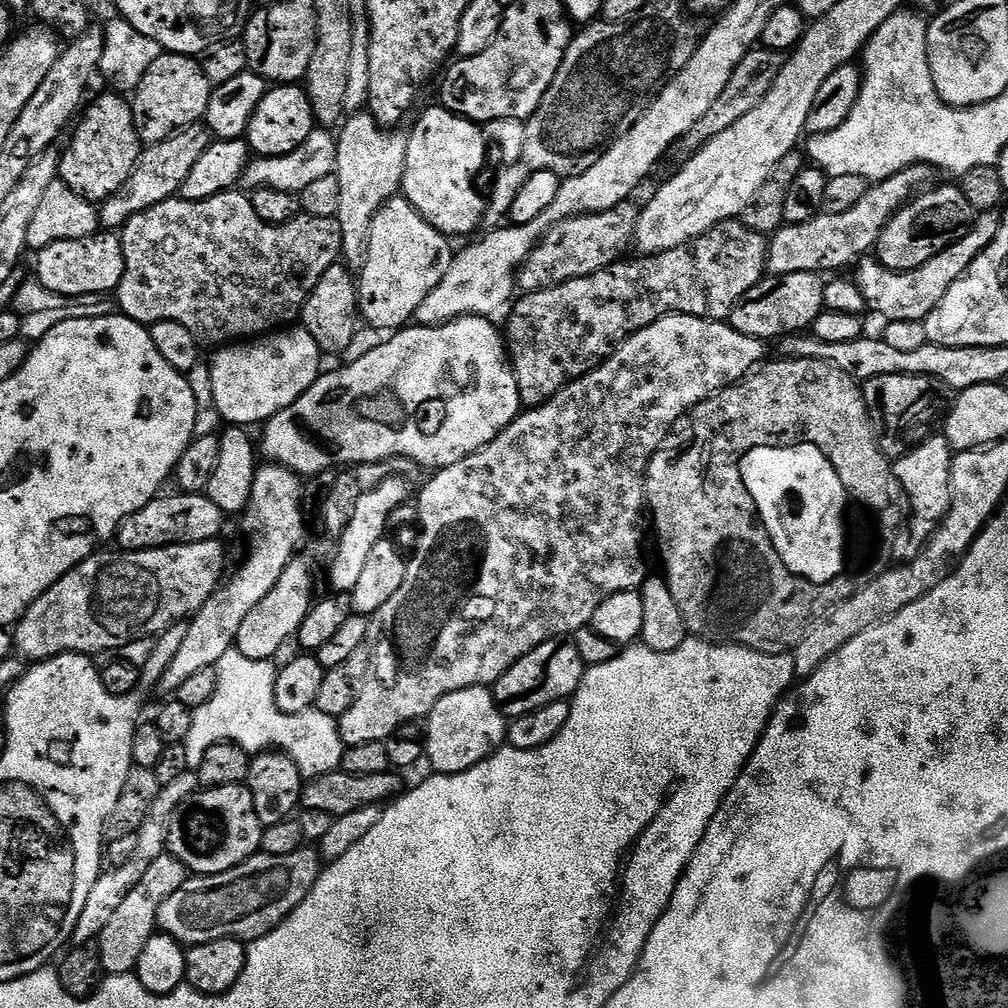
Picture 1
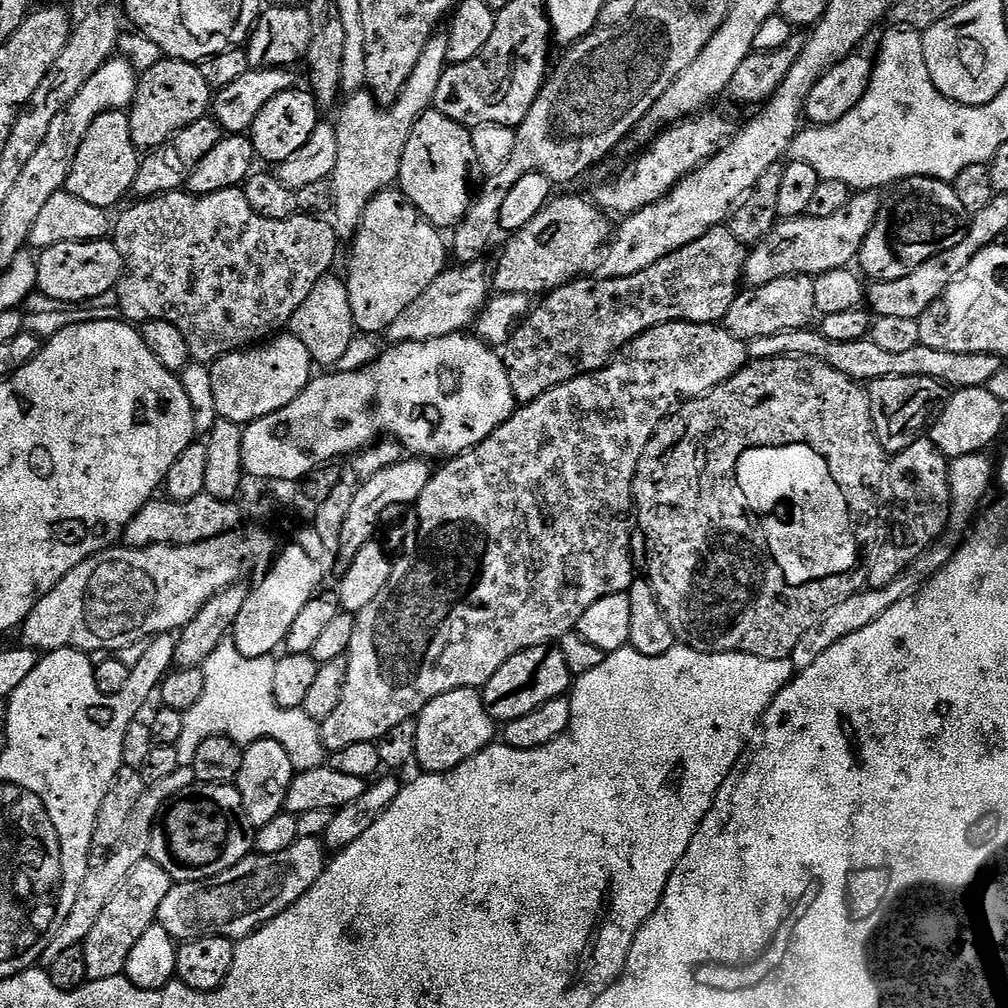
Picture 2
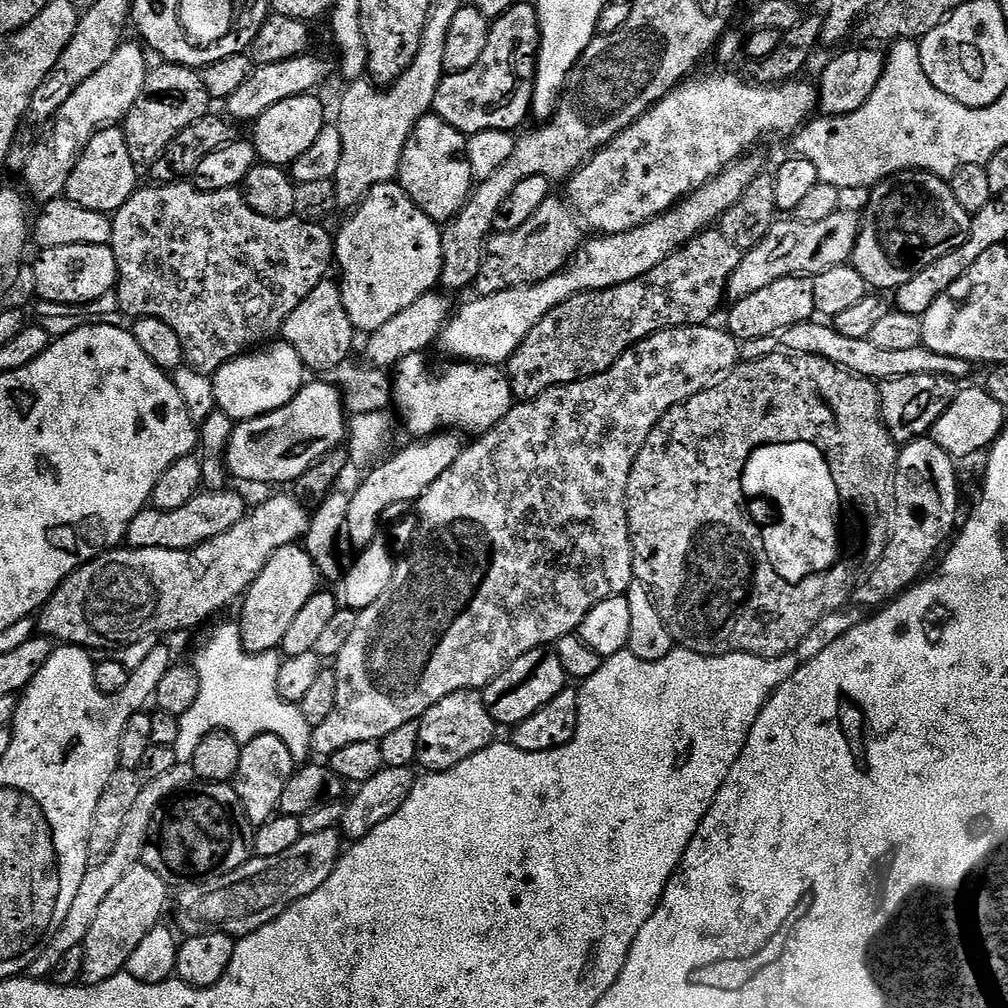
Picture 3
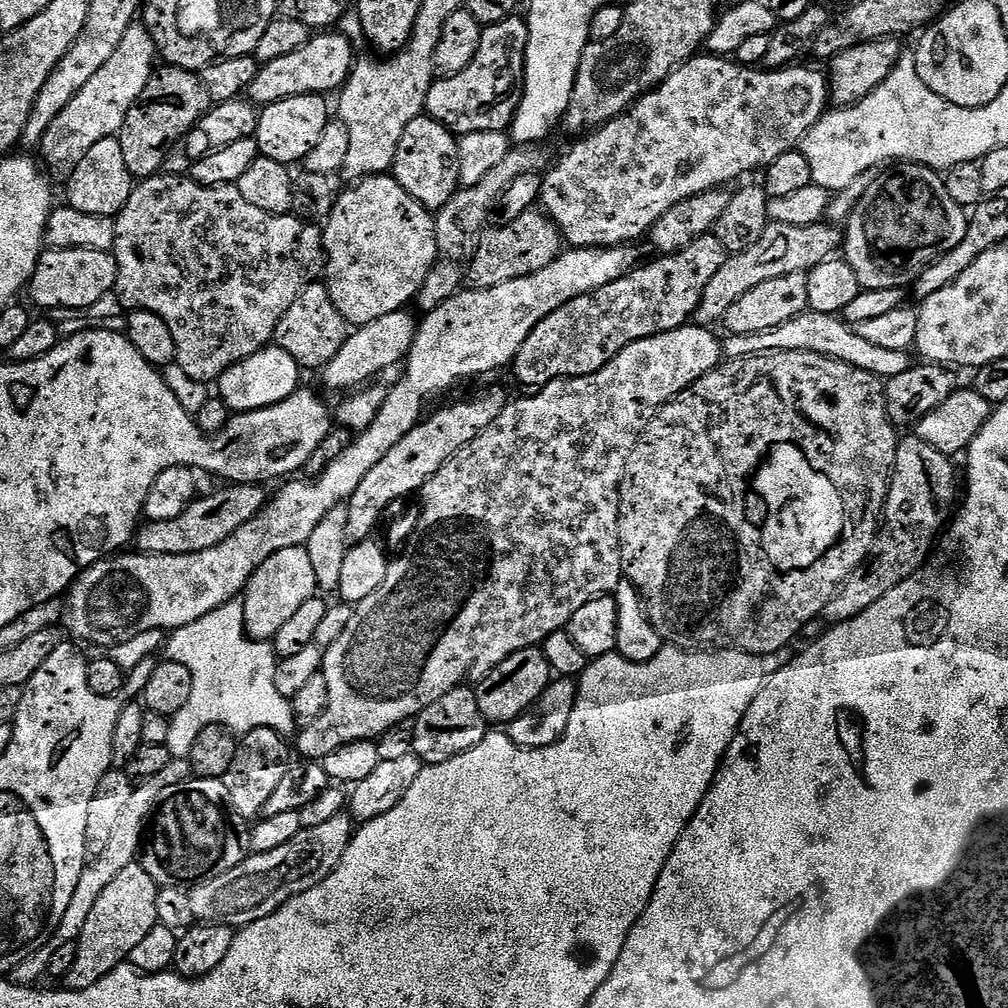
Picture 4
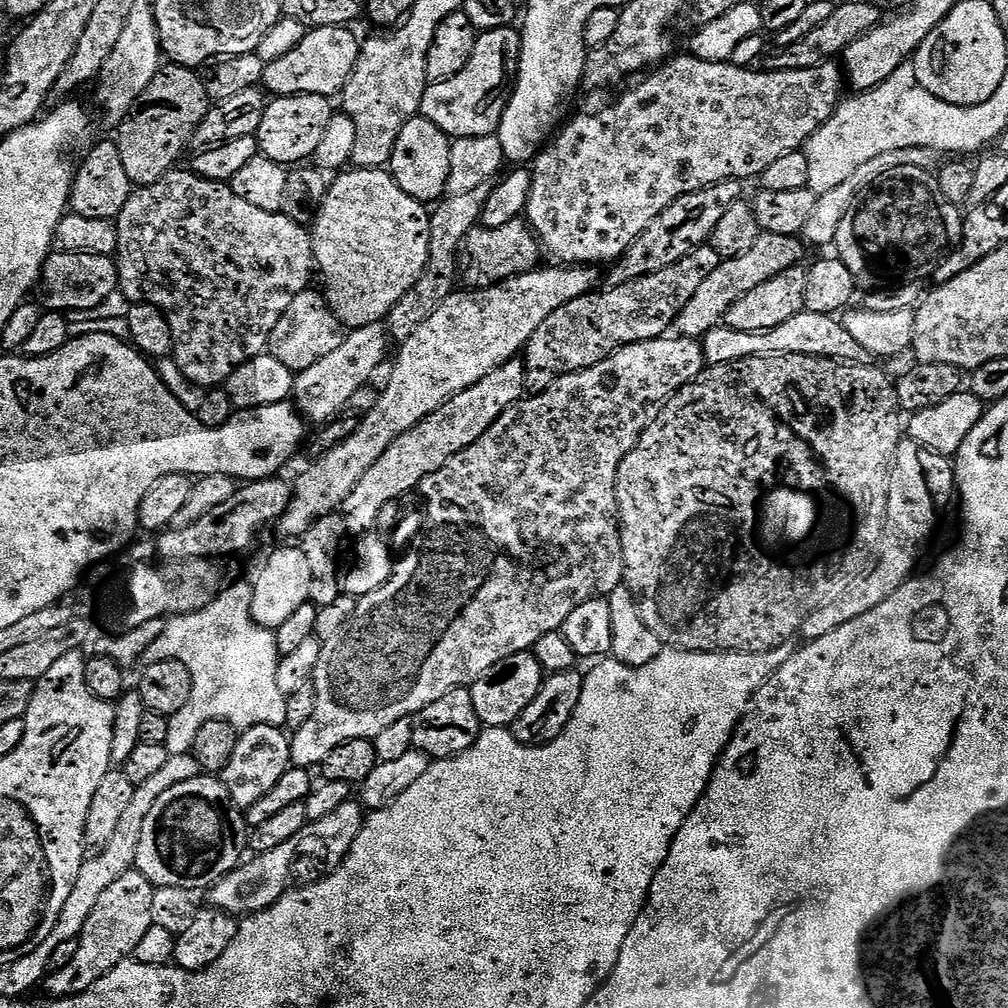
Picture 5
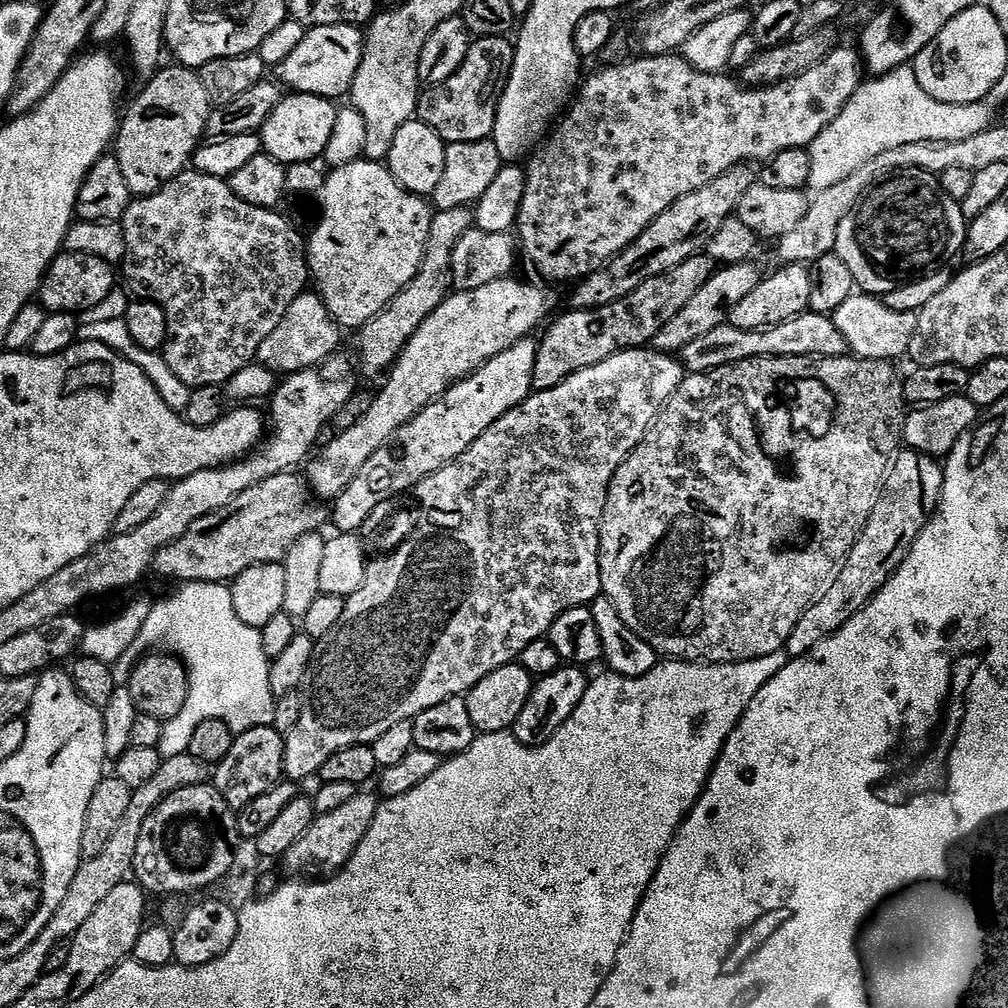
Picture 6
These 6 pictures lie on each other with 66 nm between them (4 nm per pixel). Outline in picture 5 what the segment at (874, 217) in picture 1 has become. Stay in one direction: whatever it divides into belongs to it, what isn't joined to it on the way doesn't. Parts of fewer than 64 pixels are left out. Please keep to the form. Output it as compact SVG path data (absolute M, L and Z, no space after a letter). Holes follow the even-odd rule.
M761 232L758 242L754 242L754 250L749 250L748 253L733 260L720 261L714 274L710 274L710 278L702 282L702 286L698 288L698 294L694 294L694 298L680 312L674 325L675 331L680 331L677 333L684 338L702 338L710 330L721 327L730 306L734 306L734 302L750 294L754 286L762 286L762 282L797 267L804 256L803 247L805 248L805 245L795 236Z

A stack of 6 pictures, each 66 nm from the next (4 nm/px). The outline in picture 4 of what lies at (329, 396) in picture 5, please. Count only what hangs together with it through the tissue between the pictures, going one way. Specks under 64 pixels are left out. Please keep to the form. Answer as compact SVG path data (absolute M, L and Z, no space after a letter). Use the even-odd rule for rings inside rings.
M401 310L394 314L386 314L386 318L378 318L378 322L357 327L348 337L337 356L322 369L324 384L334 391L340 392L343 388L359 389L369 382L375 381L379 372L392 368L396 363L408 355L412 344L416 340L418 320L411 316L411 311Z

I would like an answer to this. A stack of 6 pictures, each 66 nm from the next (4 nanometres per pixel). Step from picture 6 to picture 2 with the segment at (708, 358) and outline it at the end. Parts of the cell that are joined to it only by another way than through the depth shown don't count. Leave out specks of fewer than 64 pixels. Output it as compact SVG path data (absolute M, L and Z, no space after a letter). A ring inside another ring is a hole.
M811 327L758 338L751 341L750 348L752 348L750 354L752 360L769 360L775 356L810 356L857 382L871 382L891 376L929 376L941 380L952 390L985 387L990 382L990 378L998 374L1002 363L1001 357L993 352L934 350L922 343L914 346L914 350L904 351L903 354L890 354L890 350L882 350L882 346L878 346L870 338L858 342L834 342L824 336L823 332L813 330Z

